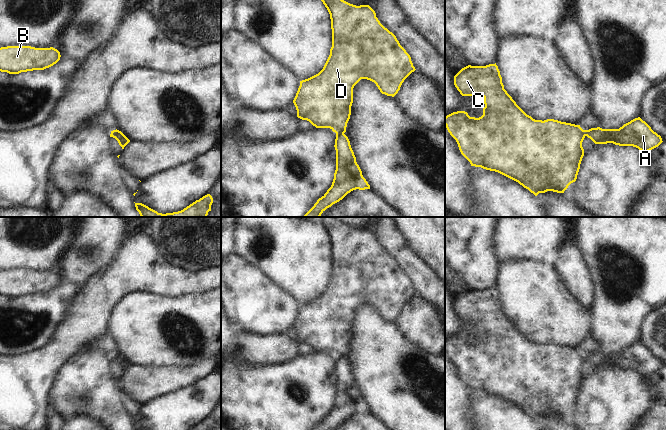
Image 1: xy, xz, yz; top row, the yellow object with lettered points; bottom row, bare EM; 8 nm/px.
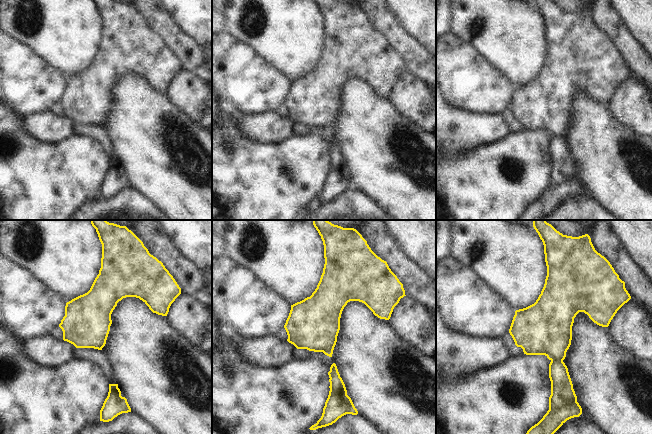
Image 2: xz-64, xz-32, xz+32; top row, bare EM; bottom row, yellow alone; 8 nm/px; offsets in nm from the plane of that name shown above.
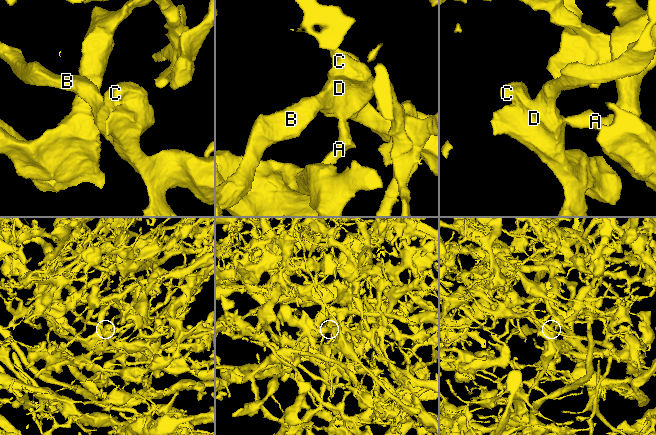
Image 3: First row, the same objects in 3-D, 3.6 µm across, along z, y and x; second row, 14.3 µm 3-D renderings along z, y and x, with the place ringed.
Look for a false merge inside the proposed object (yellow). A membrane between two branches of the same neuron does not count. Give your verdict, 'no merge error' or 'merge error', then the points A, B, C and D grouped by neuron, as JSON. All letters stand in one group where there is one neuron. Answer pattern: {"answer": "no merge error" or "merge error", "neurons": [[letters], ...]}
{"answer": "merge error", "neurons": [["A"], ["B", "C", "D"]]}

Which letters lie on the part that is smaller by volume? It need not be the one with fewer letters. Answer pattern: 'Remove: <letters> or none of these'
Remove: A

